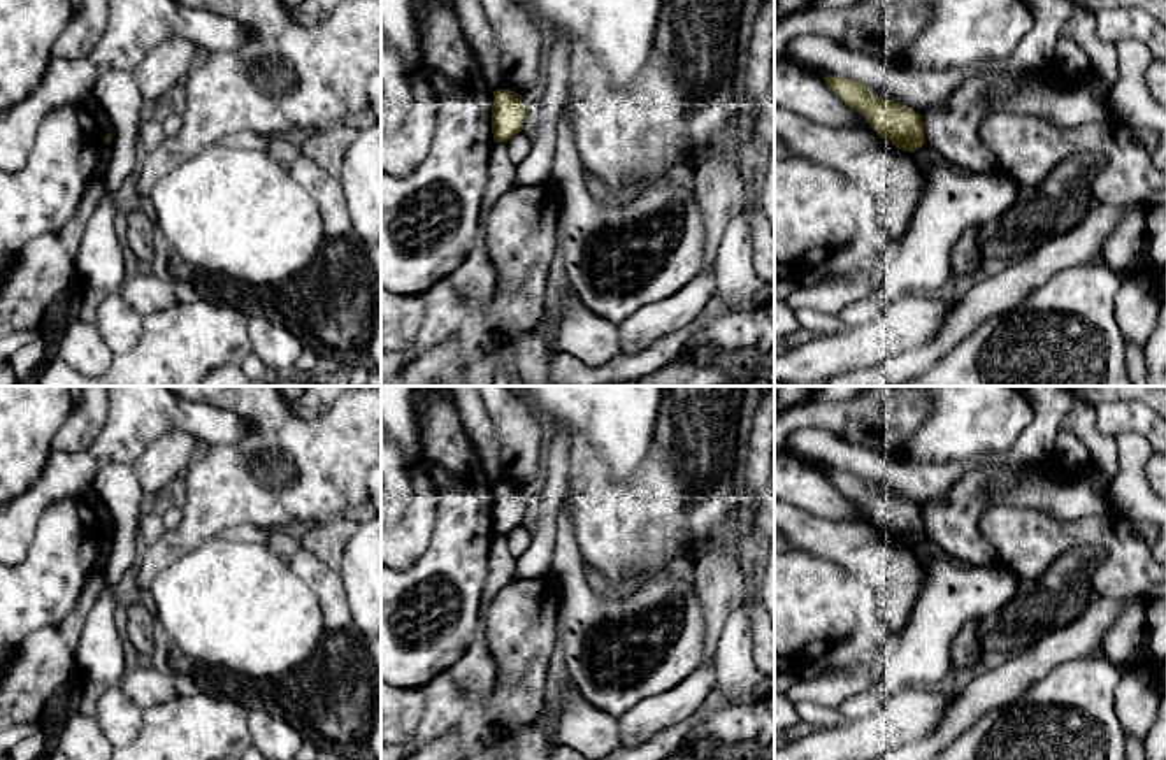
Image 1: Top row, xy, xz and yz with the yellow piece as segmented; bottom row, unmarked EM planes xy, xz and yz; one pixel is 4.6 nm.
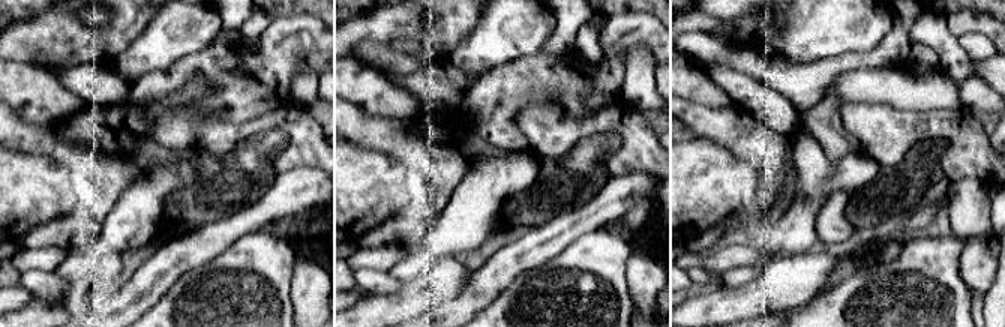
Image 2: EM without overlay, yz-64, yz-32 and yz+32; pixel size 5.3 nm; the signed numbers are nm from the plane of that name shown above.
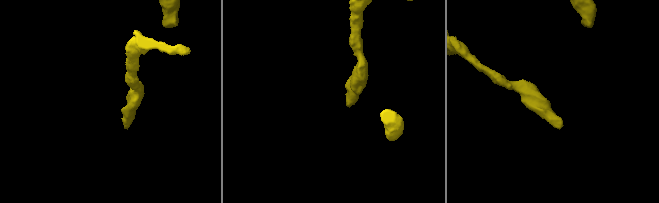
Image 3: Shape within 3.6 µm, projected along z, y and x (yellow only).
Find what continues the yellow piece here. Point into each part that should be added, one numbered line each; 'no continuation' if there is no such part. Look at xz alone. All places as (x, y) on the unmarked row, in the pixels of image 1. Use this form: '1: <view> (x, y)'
no continuation

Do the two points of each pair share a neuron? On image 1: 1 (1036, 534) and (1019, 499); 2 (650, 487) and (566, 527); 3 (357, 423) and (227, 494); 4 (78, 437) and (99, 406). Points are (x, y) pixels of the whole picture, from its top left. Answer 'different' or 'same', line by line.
1: different
2: different
3: same
4: same

